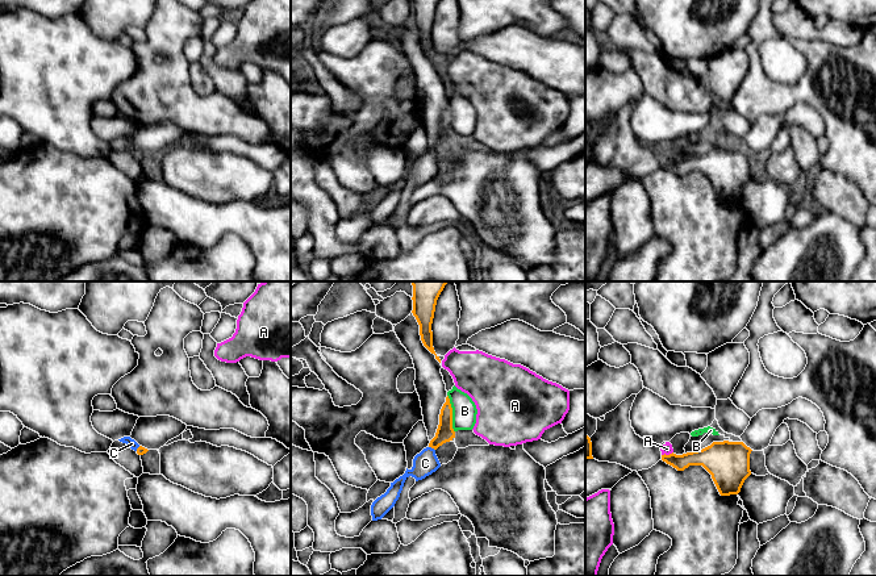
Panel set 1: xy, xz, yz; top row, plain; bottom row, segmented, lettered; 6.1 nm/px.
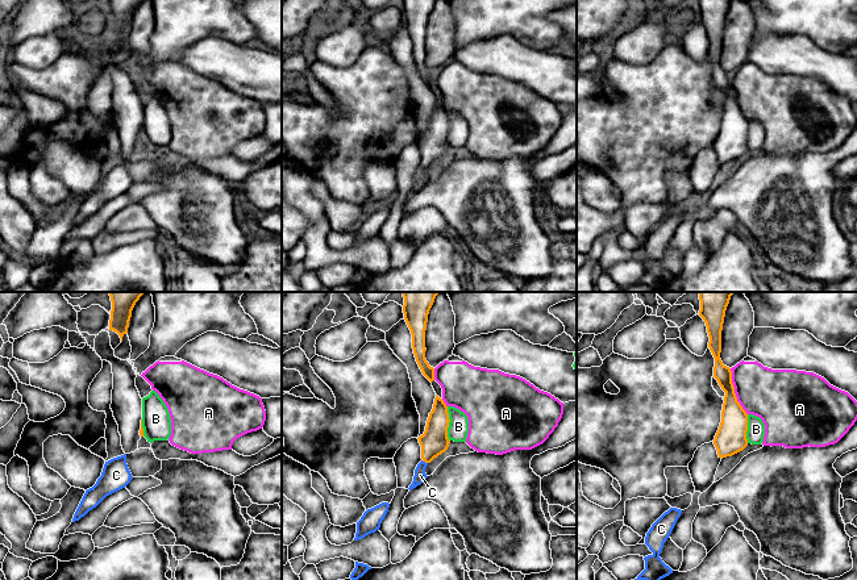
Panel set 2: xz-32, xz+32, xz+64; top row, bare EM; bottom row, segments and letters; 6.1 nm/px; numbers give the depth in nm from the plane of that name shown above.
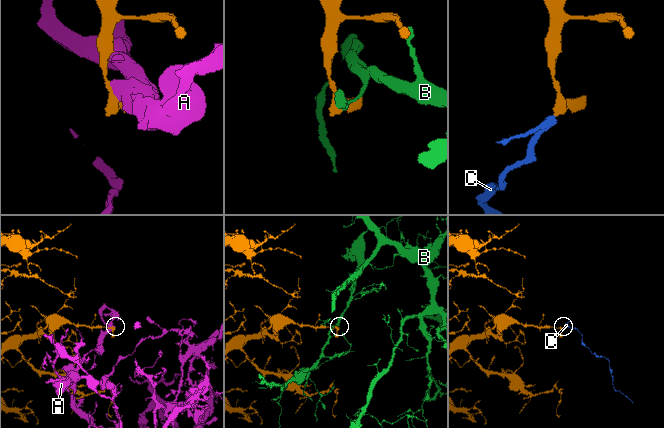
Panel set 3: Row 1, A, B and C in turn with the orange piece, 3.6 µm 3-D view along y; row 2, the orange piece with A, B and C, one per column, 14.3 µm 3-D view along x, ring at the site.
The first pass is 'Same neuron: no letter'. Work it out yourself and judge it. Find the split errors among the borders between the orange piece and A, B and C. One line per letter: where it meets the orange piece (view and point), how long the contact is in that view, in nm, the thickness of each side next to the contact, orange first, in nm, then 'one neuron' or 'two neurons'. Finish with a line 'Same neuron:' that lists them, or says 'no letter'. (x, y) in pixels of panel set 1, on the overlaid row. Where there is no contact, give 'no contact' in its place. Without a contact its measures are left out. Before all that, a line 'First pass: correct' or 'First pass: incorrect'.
First pass: incorrect
A: contact yz (667, 455); length 80 nm; calibres 120 and 70 nm; two neurons
B: contact xz (451, 413); length 240 nm; calibres 110 and 150 nm; two neurons
C: contact xz (432, 447); length 50 nm; calibres 110 and 150 nm; one neuron
Same neuron: C

